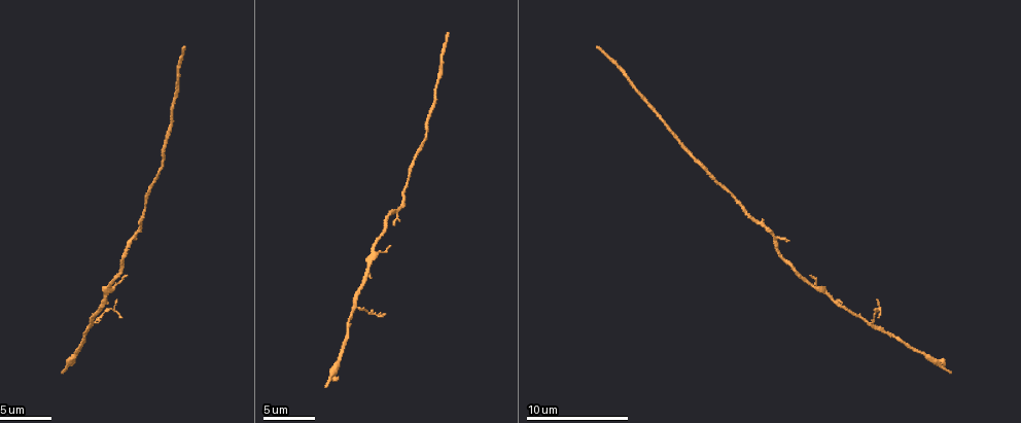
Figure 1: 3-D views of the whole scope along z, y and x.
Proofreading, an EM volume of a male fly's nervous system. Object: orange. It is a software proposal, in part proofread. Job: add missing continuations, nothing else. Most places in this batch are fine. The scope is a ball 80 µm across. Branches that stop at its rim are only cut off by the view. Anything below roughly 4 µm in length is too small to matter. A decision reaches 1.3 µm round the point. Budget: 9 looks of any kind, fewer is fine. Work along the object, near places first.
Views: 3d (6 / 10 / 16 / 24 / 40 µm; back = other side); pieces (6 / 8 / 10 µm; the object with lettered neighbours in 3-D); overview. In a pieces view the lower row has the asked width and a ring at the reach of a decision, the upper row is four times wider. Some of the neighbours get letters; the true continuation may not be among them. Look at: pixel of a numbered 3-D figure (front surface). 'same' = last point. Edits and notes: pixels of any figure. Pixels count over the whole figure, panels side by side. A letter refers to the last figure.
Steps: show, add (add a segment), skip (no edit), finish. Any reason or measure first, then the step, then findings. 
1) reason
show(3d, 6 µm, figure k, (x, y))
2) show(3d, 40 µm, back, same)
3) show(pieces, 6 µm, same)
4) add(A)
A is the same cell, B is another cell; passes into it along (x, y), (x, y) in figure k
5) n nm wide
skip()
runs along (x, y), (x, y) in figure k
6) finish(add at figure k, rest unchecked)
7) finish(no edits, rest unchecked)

thin end
show(pieces, 8 µm, figure 1, (813, 276))

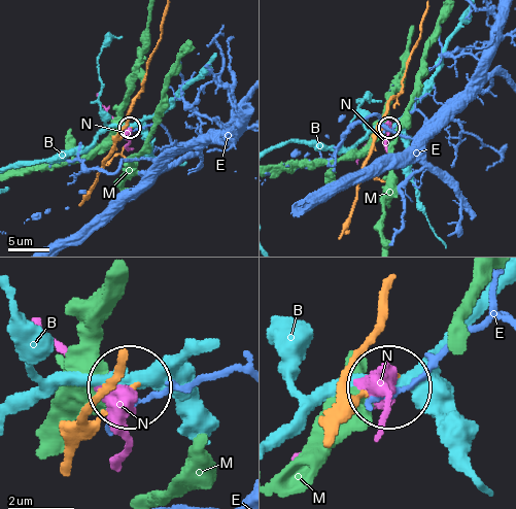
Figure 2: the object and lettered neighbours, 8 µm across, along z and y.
skip()
B, E, M and N are other cells; runs along (118, 366), (88, 415), (96, 418), (127, 393) in figure 2; no lettered segment goes on from it

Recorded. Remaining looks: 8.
thin end
show(pieces, 10 µm, figure 1, (395, 222))

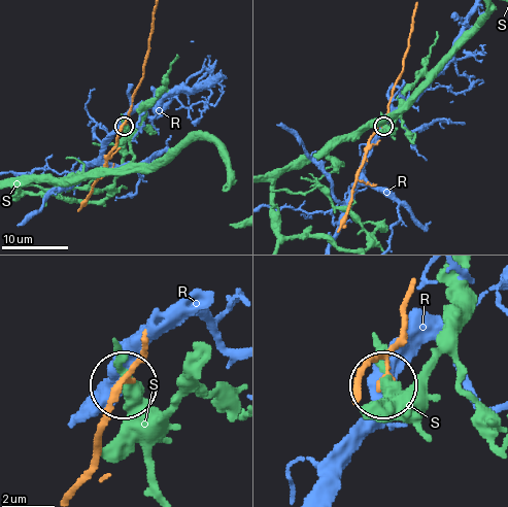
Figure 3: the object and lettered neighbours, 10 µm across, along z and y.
skip()
R and S are other cells; runs along (395, 339), (384, 381) in figure 3; no lettered segment goes on from it

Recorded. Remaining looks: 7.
thin end
show(pieces, 8 µm, figure 1, (880, 318))

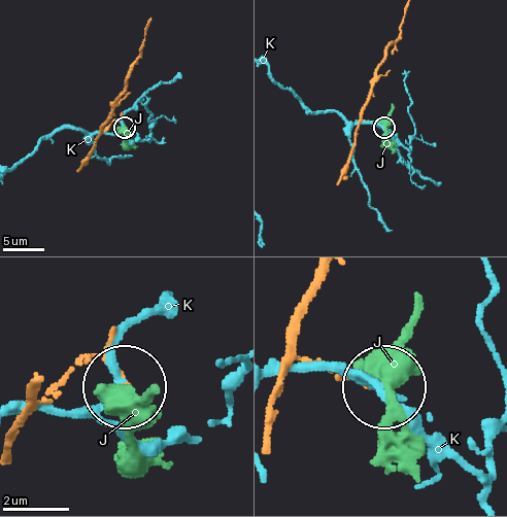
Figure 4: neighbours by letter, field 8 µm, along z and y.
100 nm wide
skip()
J and K are other cells; runs along (37, 384), (51, 394), (87, 358), (120, 384) in figure 4; no lettered segment goes on from it

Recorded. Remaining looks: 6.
thin end
show(pieces, 6 µm, figure 1, (63, 372))

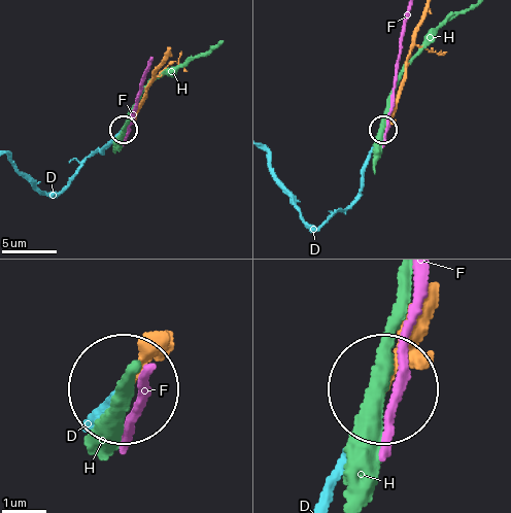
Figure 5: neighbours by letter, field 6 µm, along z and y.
add(D)
D is the same cell, F and H are other cells; the cell continues

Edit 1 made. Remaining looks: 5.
finish(add at figure 5, rest unchecked)

